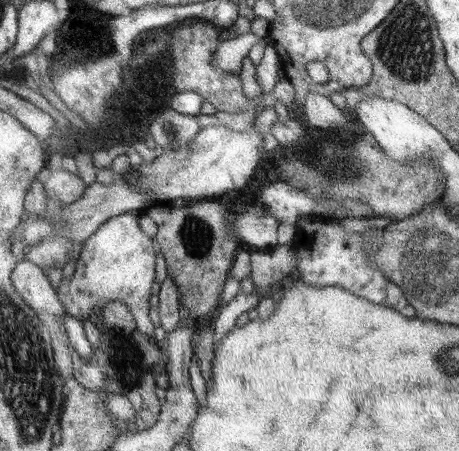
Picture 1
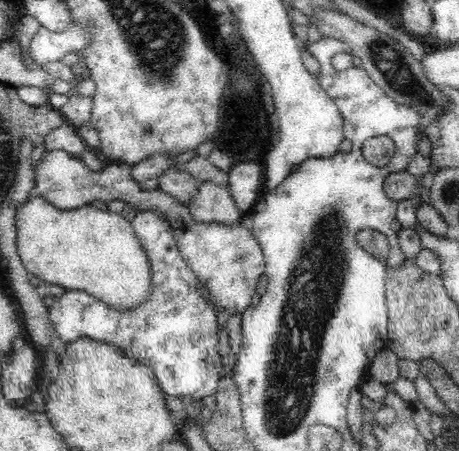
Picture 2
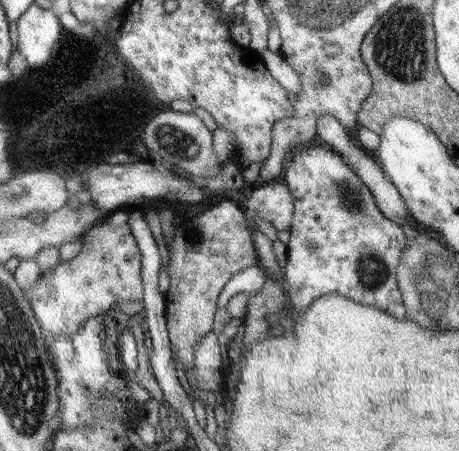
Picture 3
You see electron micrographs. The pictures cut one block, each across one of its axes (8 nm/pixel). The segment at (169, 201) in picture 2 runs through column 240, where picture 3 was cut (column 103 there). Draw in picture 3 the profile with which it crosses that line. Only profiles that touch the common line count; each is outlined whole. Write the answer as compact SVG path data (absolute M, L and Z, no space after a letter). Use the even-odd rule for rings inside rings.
M99 224L93 226L89 232L81 238L81 250L75 258L67 262L59 262L53 270L41 274L41 278L35 282L33 288L29 288L27 298L31 300L31 312L35 312L35 320L39 320L39 326L53 336L73 336L83 328L83 322L95 316L103 316L107 310L115 308L115 304L123 304L127 300L141 304L143 300L143 286L141 286L141 256L135 246L135 240L131 236L129 224Z

